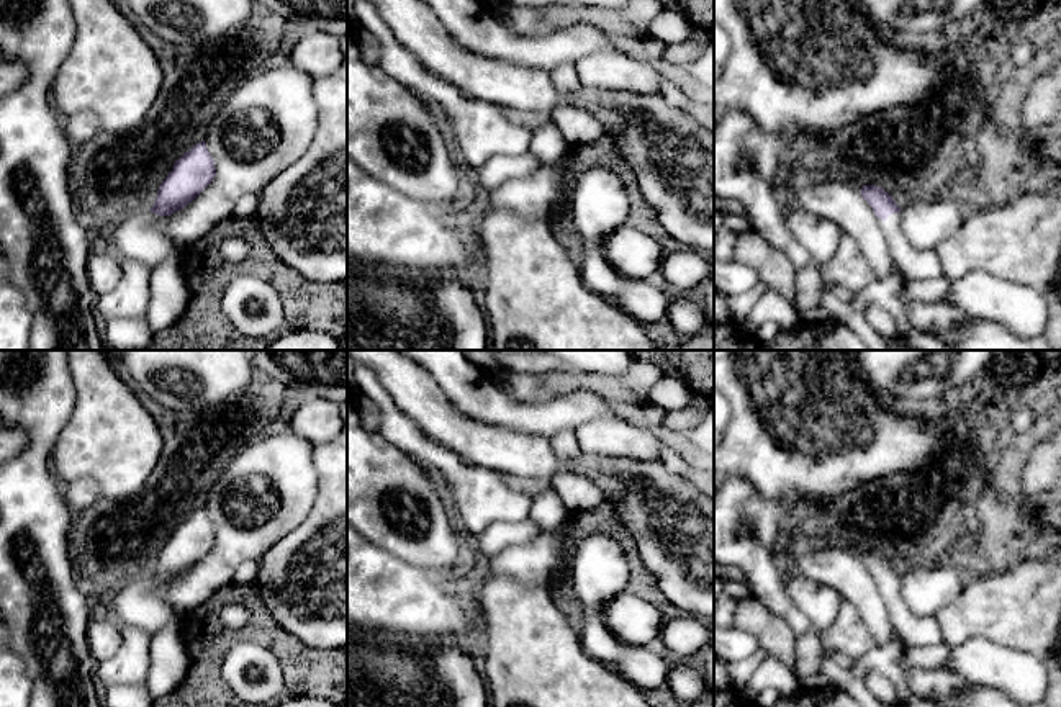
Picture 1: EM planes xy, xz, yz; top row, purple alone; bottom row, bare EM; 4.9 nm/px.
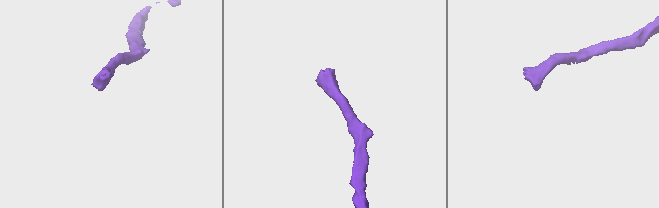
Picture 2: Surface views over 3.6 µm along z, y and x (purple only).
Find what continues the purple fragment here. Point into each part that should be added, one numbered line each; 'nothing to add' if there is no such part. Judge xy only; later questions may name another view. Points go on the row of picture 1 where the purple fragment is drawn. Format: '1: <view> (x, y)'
nothing to add

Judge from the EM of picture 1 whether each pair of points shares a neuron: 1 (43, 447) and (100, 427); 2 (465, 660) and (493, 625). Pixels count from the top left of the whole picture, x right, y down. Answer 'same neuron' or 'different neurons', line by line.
1: different neurons
2: different neurons

